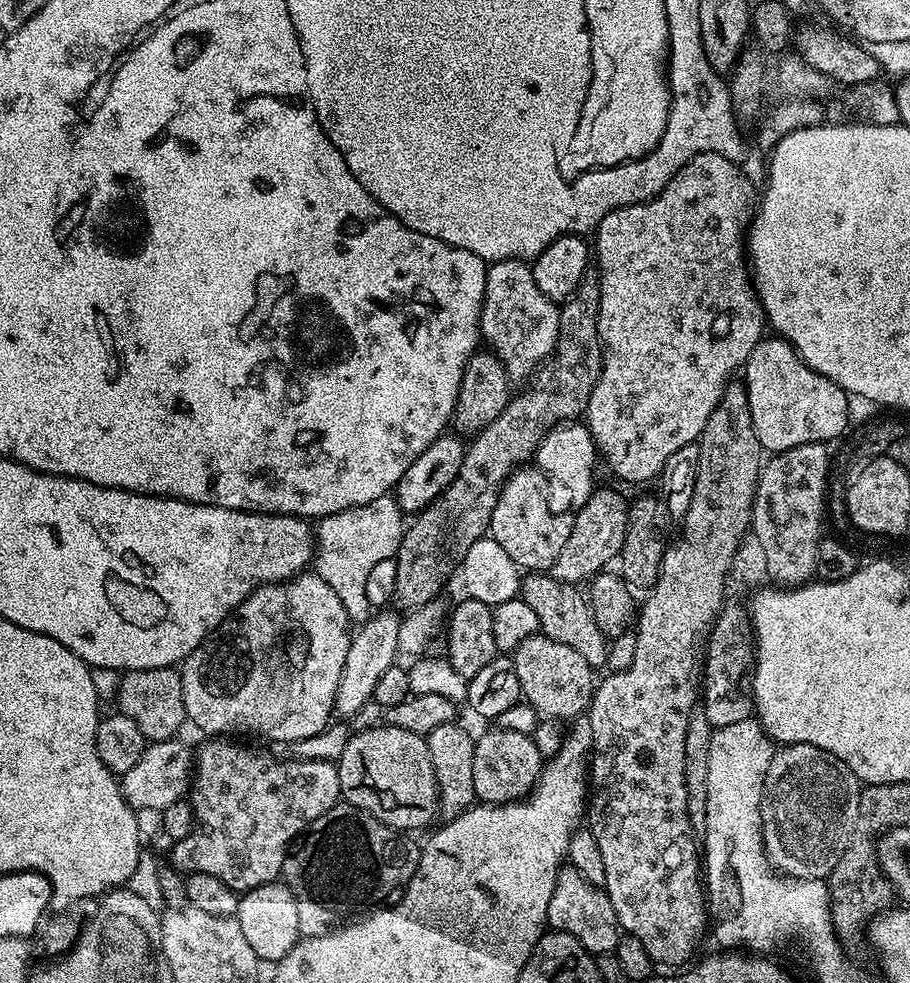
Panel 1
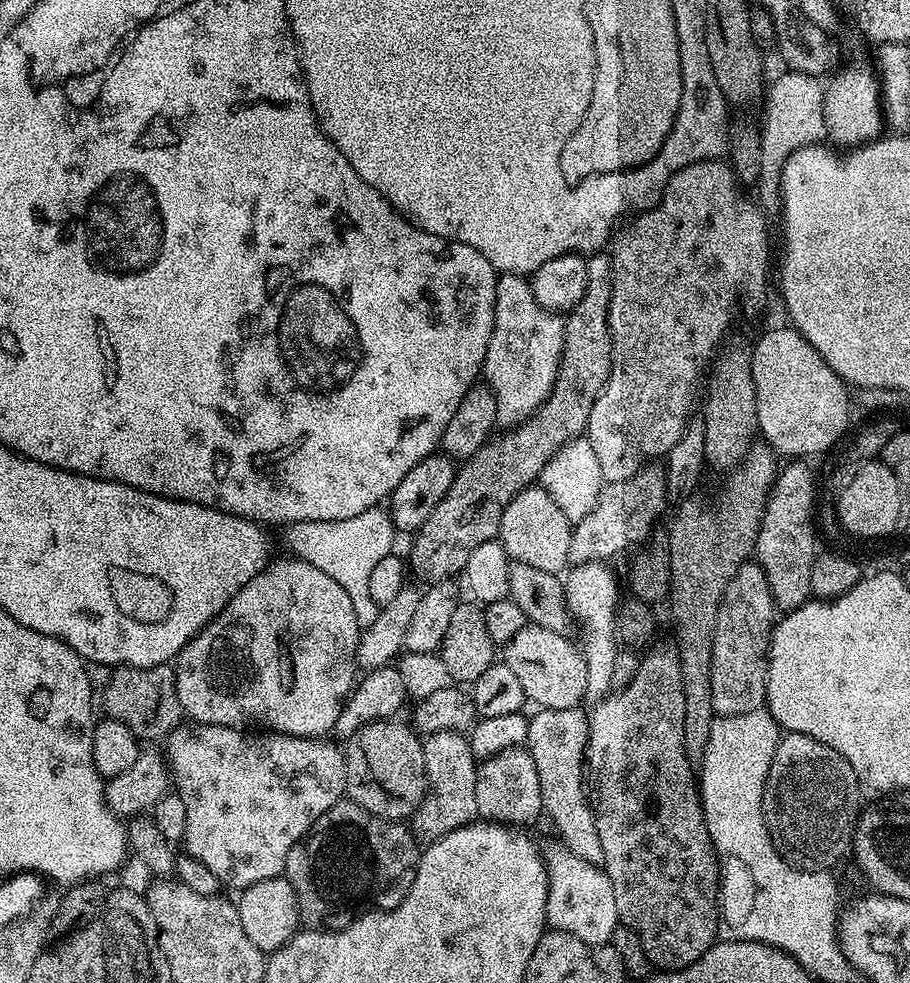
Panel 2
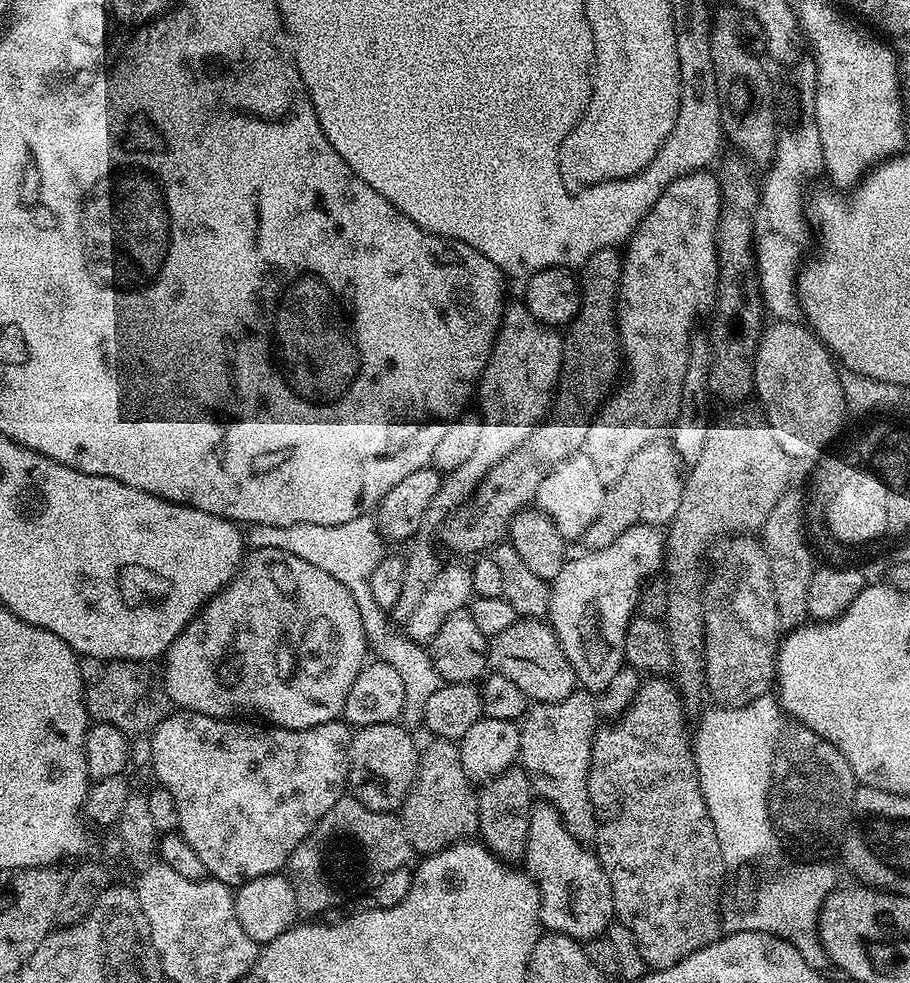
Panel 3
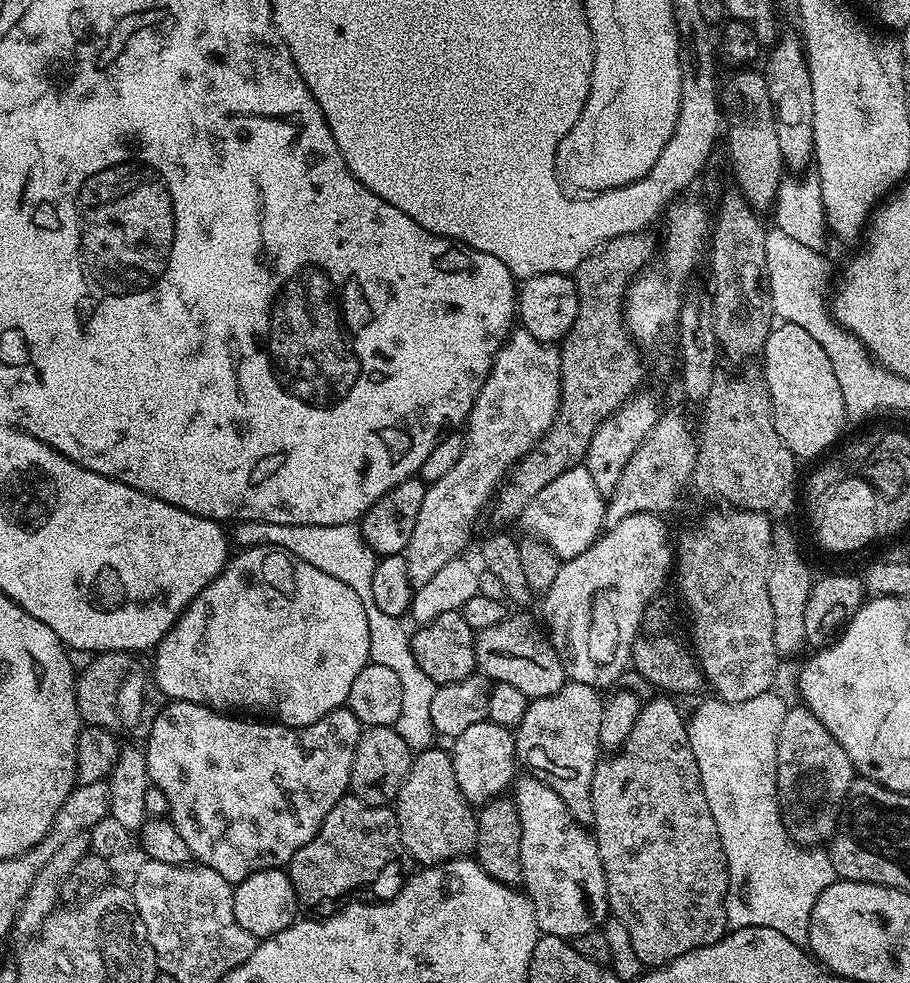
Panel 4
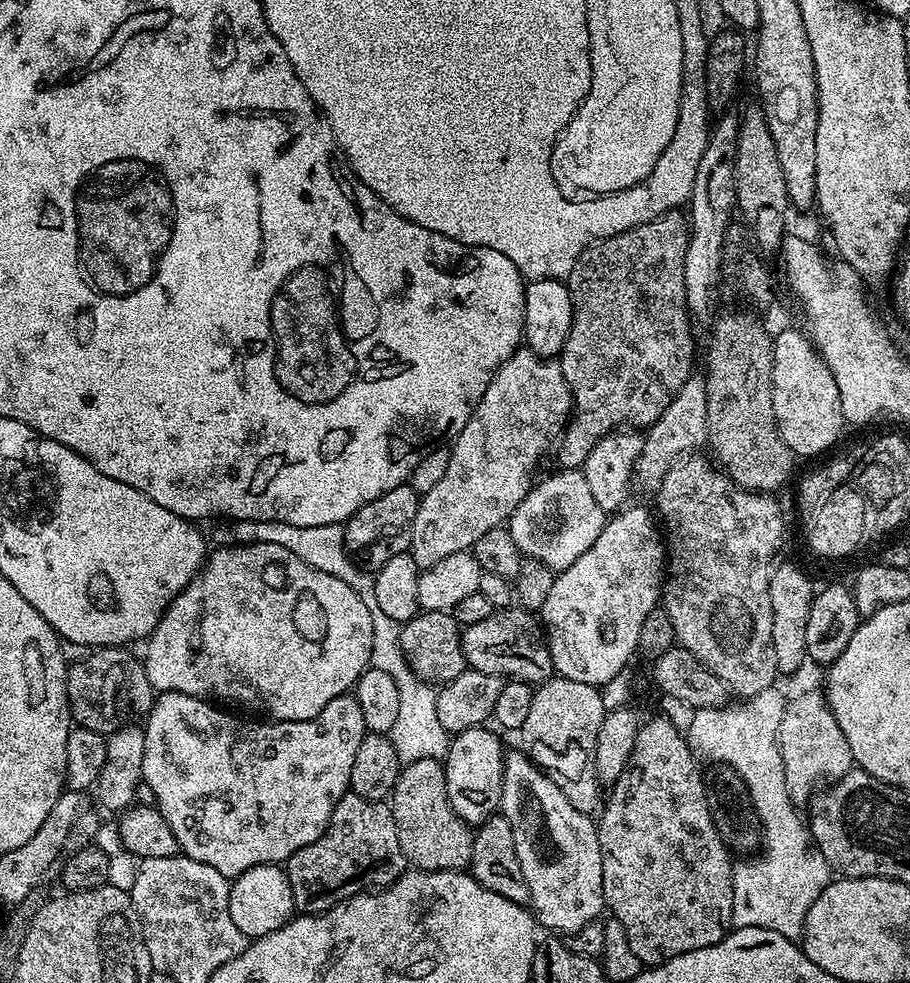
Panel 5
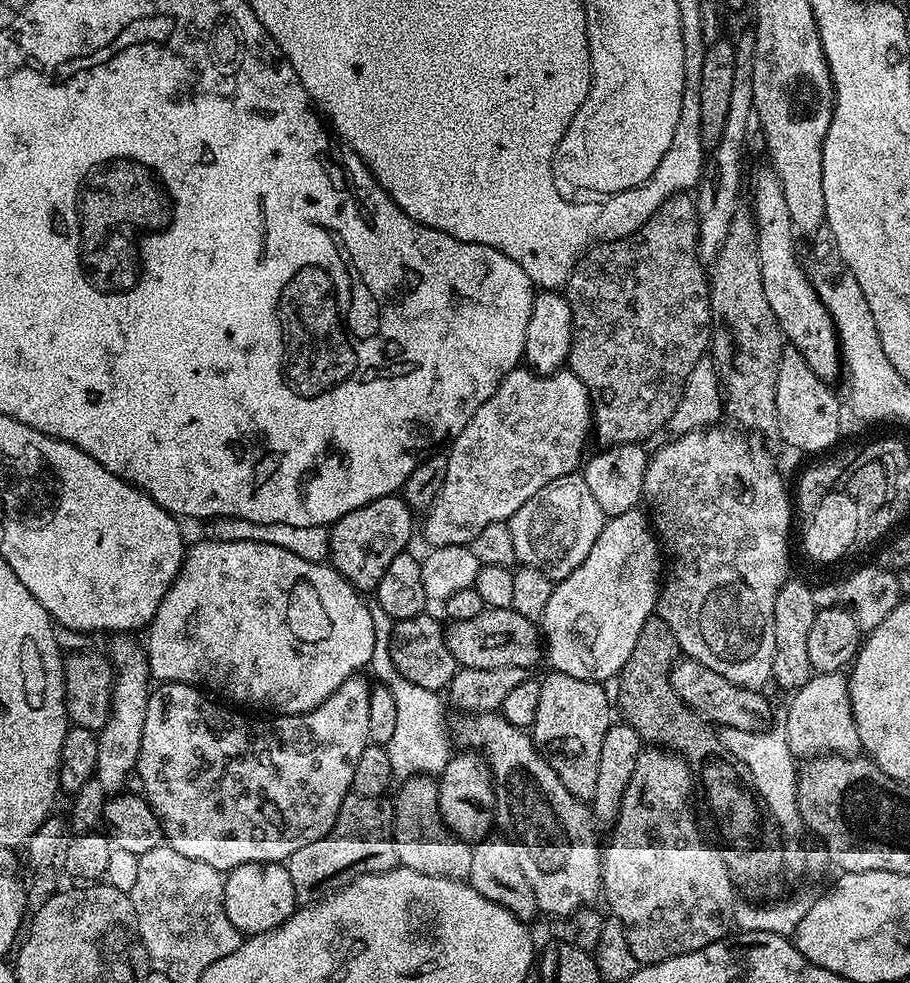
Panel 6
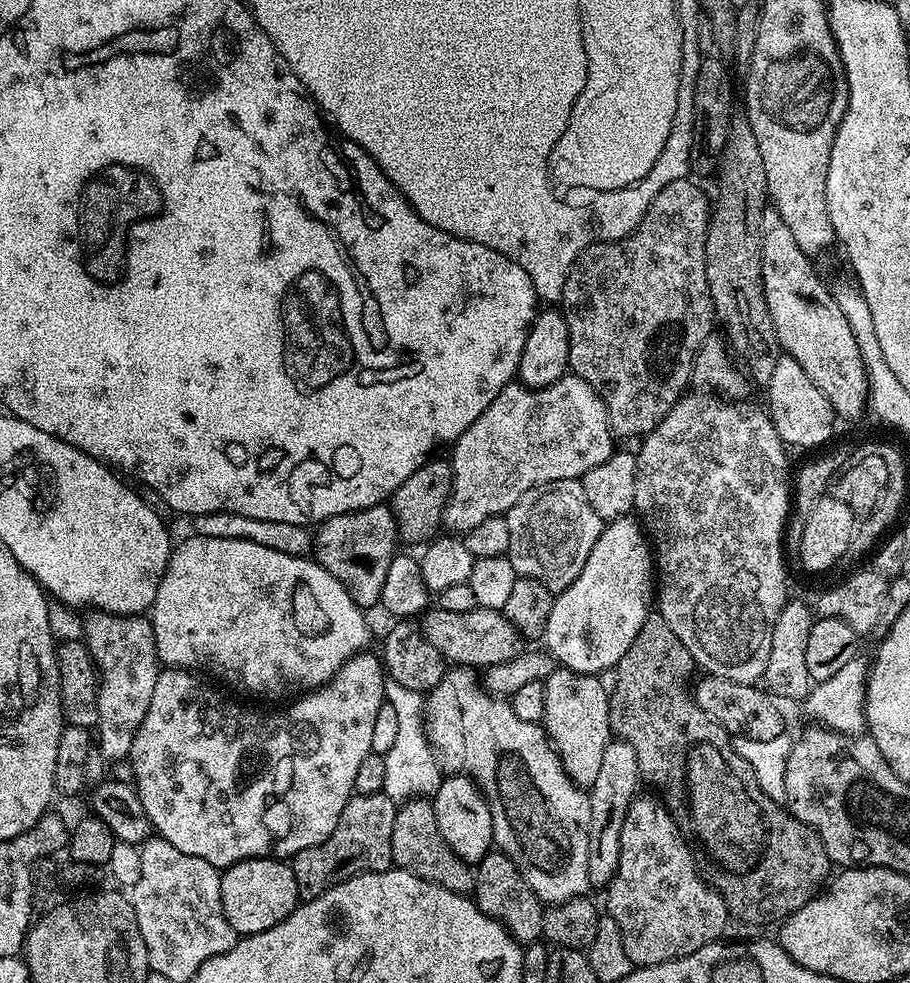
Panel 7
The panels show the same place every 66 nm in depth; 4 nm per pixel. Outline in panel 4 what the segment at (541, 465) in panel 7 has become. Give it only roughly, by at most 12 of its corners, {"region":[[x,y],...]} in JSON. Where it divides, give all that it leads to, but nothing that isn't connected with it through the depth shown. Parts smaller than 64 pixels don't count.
{"region":[[517,327],[424,489],[418,589],[459,557],[560,409],[560,349]]}

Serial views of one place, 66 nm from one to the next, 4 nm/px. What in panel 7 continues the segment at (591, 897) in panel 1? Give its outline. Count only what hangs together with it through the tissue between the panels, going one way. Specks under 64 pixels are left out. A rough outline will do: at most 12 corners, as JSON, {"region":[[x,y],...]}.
{"region":[[452,666],[440,767],[545,905],[589,891],[590,798],[540,724]]}

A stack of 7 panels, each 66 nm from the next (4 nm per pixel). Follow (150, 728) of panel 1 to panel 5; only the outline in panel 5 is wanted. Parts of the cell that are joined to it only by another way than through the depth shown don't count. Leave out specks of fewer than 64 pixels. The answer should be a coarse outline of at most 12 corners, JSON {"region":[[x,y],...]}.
{"region":[[124,646],[68,665],[68,708],[107,738],[151,710],[149,669]]}

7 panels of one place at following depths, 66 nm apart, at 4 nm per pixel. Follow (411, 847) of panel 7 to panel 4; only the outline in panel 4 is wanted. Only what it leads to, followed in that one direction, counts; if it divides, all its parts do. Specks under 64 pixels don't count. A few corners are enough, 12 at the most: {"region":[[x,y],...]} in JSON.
{"region":[[439,746],[417,751],[394,801],[417,865],[468,858],[477,813]]}

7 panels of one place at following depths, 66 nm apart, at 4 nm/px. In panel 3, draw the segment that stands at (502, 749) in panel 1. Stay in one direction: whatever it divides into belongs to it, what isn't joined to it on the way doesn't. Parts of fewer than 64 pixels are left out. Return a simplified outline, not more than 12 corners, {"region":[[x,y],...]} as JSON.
{"region":[[513,766],[483,781],[478,836],[505,864],[523,861],[534,793]]}

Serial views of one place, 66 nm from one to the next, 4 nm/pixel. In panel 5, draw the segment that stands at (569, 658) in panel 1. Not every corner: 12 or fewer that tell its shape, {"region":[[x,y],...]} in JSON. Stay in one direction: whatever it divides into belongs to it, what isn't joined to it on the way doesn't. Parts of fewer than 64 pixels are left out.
{"region":[[519,606],[464,628],[473,672],[533,686],[554,675],[541,621]]}

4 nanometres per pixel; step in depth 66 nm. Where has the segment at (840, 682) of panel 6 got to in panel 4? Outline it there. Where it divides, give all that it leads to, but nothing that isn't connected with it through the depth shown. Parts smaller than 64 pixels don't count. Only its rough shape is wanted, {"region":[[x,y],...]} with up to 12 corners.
{"region":[[803,706],[777,730],[776,792],[794,843],[824,846],[854,779]]}

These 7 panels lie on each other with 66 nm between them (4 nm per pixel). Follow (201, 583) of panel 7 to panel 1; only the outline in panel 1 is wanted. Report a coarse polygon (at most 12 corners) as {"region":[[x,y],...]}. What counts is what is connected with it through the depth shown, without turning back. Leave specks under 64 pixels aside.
{"region":[[315,571],[254,589],[182,662],[209,733],[333,719],[351,641]]}

